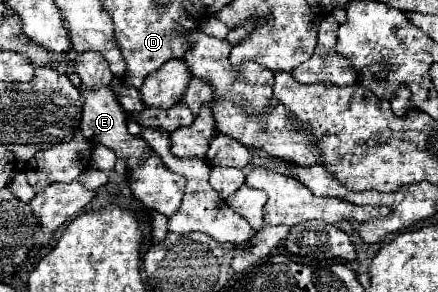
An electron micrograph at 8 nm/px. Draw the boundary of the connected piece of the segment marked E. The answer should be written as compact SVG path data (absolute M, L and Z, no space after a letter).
M81 85L77 87L83 97L83 119L81 119L81 133L91 141L91 143L101 143L109 149L115 151L117 157L127 159L127 181L133 191L133 195L149 209L159 211L167 217L171 217L177 211L177 205L181 203L181 193L185 189L185 179L169 169L163 169L161 159L155 153L147 153L145 141L129 135L127 123L125 123L125 111L121 105L117 105L117 99L109 87L99 87L99 89L83 89Z

